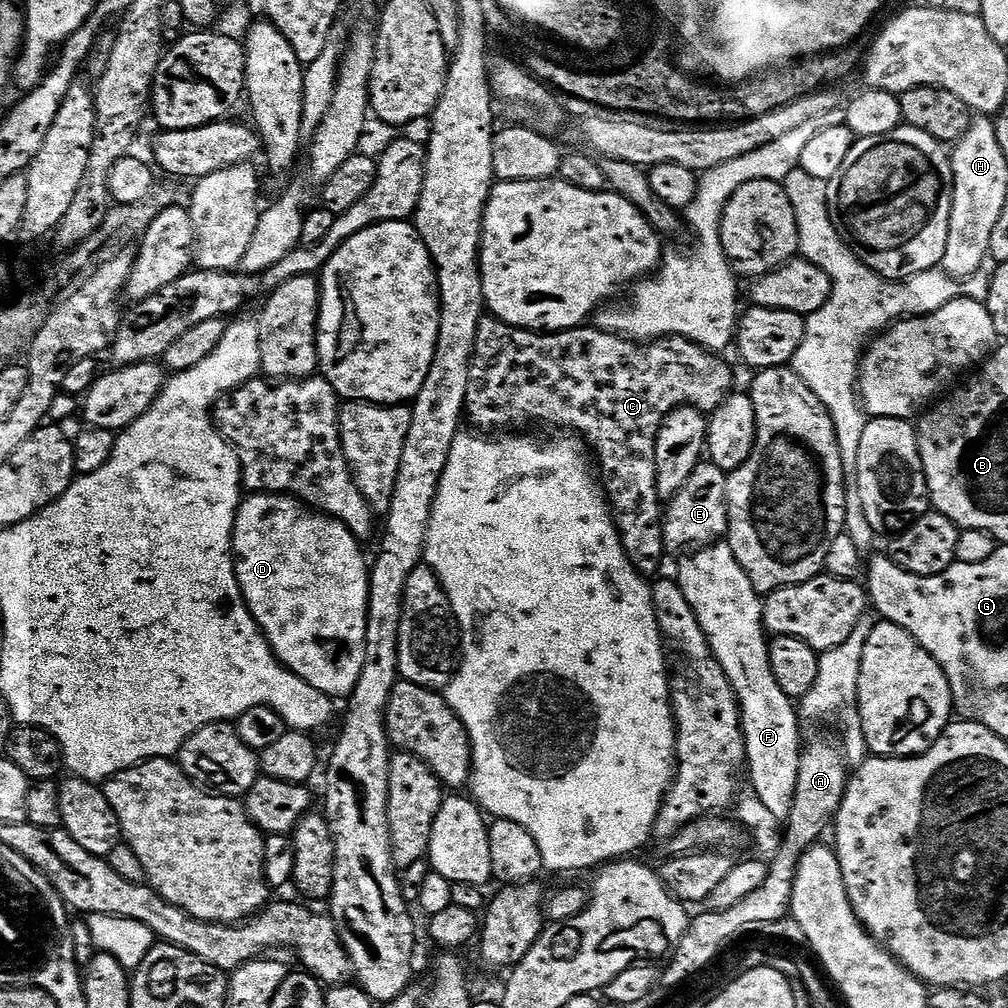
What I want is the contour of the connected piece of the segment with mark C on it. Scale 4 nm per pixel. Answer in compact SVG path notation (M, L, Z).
M488 314L478 326L468 379L466 416L480 428L508 428L511 424L537 420L540 424L561 424L588 436L587 443L596 444L600 460L608 471L606 499L620 529L626 554L633 564L645 566L663 554L664 540L666 544L662 501L656 489L656 439L660 427L676 408L690 407L712 414L723 406L733 391L732 372L720 359L707 348L700 348L683 338L665 338L641 346L623 336L602 332L595 326L541 334L529 332L527 328L511 328Z

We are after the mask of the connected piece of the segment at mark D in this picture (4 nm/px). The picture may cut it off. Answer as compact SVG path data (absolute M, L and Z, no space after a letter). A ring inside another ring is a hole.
M252 494L241 499L240 508L236 511L236 521L232 531L232 559L236 561L236 577L240 592L244 595L246 606L256 620L256 625L268 639L268 645L276 655L277 660L289 668L298 678L302 678L314 690L333 698L351 697L354 686L358 686L358 678L362 678L362 666L366 662L366 626L368 625L368 577L370 564L364 561L361 541L340 520L333 520L319 510L305 506L301 501L287 494Z

